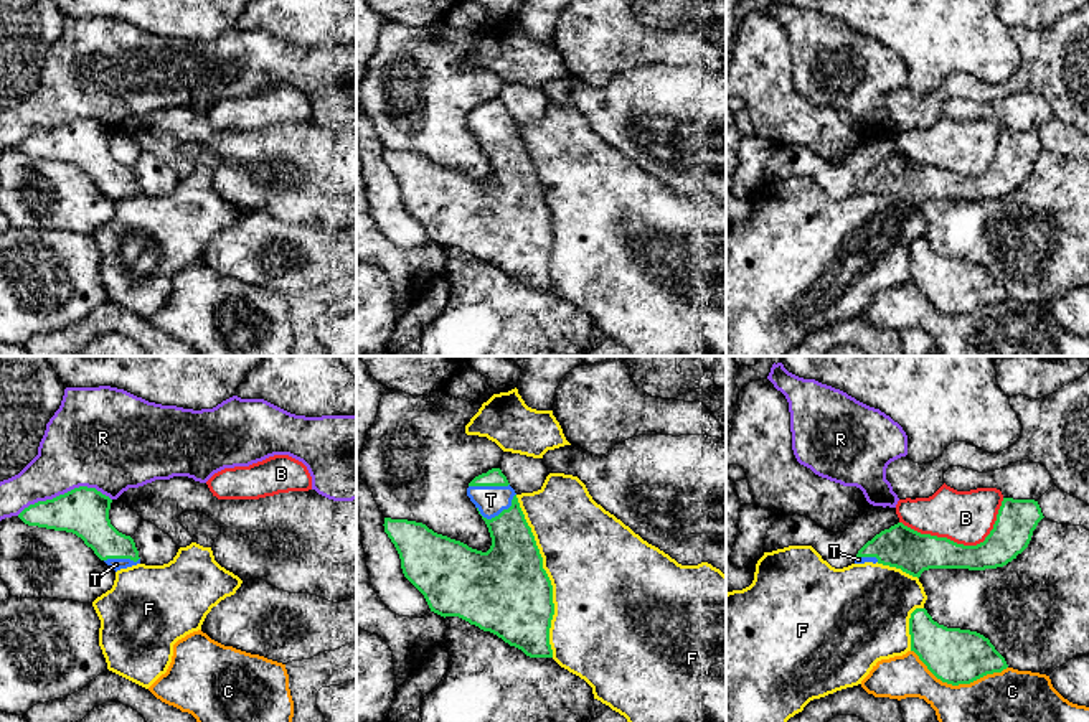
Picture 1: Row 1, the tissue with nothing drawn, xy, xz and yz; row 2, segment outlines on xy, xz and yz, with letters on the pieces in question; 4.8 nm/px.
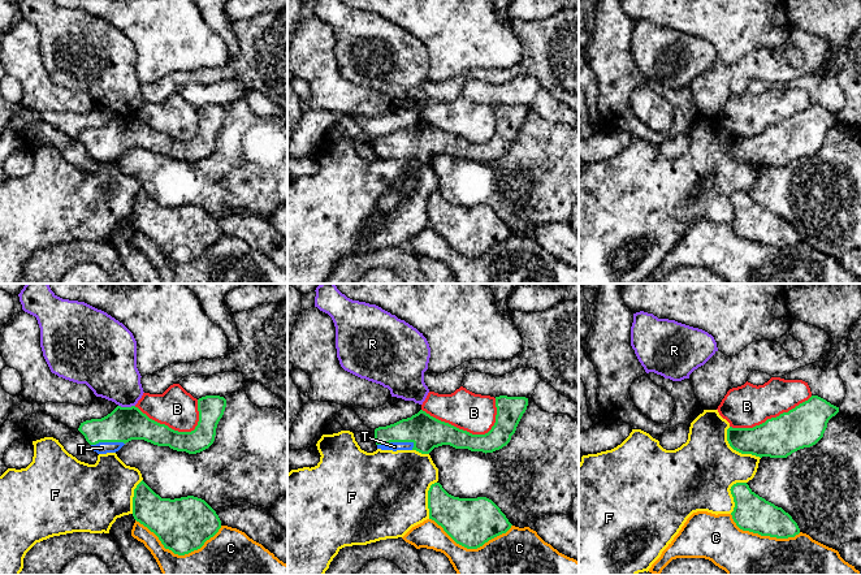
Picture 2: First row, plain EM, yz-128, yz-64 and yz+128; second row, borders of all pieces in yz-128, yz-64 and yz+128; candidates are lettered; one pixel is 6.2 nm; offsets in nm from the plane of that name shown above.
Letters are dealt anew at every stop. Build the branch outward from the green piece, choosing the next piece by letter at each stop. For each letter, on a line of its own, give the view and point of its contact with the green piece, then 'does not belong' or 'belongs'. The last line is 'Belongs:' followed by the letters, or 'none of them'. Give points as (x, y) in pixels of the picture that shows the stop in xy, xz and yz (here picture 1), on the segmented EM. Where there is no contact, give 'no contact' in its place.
B: meets green in yz at (962, 544); does not belong
C: meets green in yz at (959, 683); does not belong
F: meets green in xz at (546, 576); does not belong
R: meets green in xy at (65, 493); does not belong
T: meets green in xz at (500, 513); belongs
Belongs: T

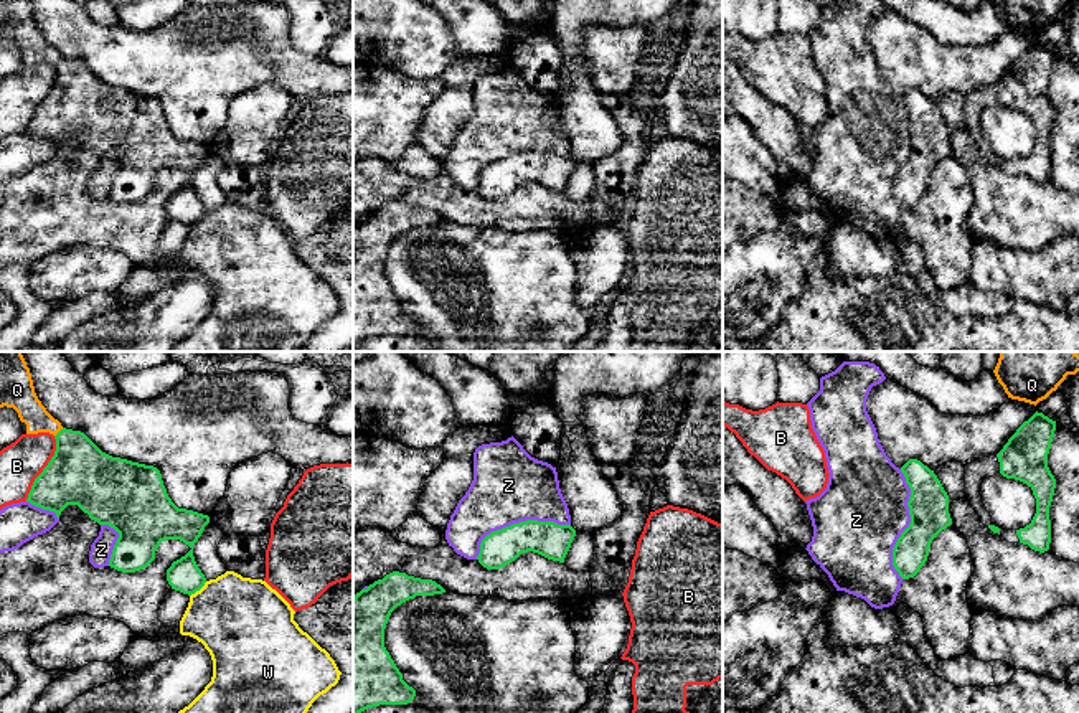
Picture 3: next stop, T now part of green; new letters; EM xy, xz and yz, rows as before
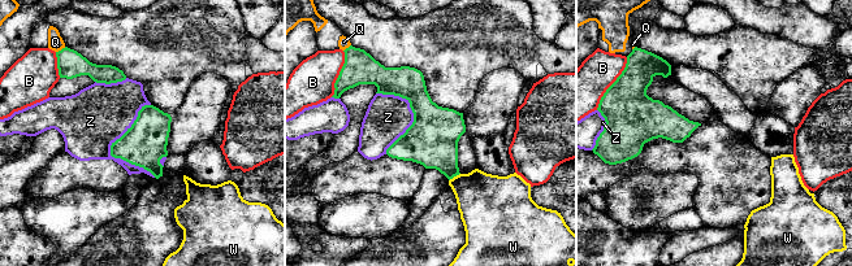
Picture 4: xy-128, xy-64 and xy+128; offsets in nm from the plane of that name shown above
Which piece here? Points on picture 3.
B: meets green in xy at (43, 469); does not belong
Q: meets green in xy at (58, 433); does not belong
W: meets green in xy at (198, 590); does not belong
Z: meets green in yz at (909, 524); does not belong
Belongs: none of them

